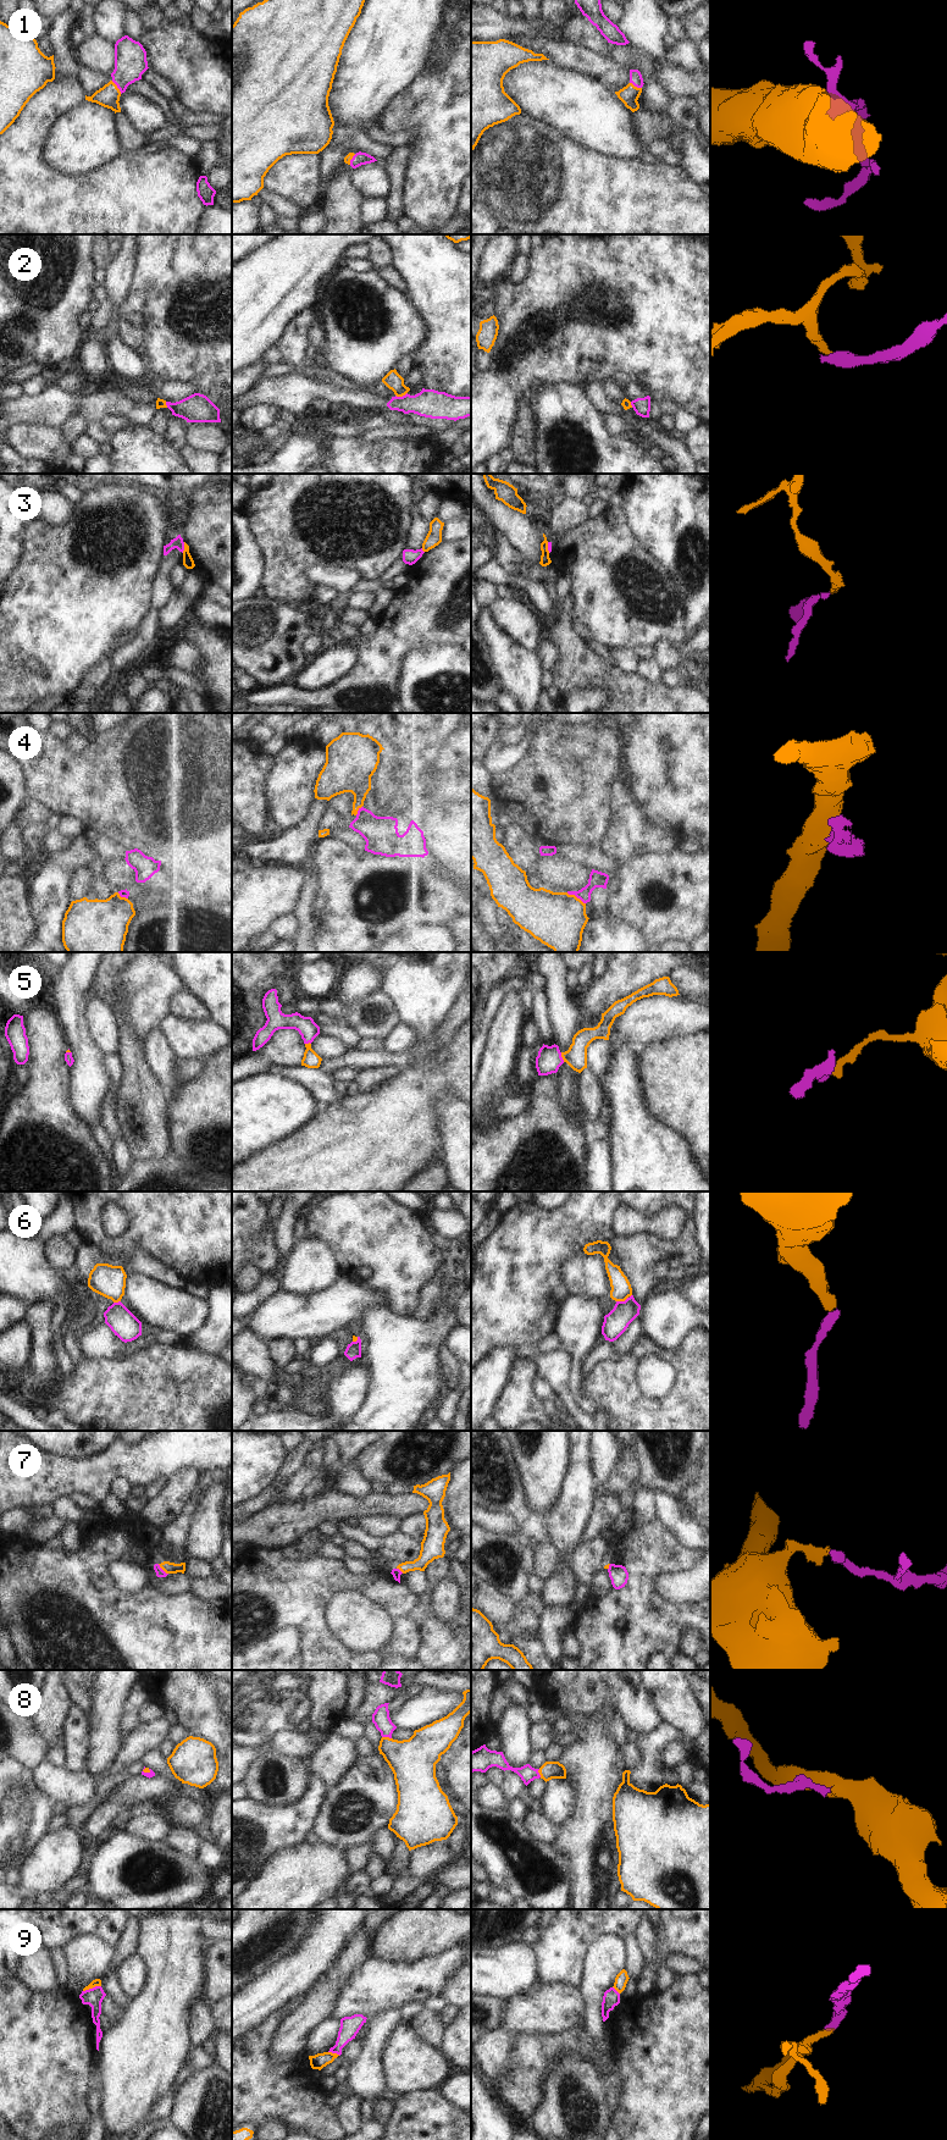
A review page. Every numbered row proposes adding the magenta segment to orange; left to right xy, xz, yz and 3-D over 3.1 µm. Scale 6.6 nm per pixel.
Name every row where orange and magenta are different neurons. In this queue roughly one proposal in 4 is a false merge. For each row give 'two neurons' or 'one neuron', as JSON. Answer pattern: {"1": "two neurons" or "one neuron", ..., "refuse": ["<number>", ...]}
{"1": "one neuron", "2": "two neurons", "3": "two neurons", "4": "two neurons", "5": "one neuron", "6": "two neurons", "7": "two neurons", "8": "one neuron", "9": "two neurons", "refuse": ["2", "3", "4", "6", "7", "9"]}

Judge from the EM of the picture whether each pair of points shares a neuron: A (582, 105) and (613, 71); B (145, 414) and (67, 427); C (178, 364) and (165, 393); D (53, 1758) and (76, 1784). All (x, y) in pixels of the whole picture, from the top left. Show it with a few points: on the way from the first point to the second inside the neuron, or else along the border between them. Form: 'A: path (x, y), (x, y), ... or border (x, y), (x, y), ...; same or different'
A: border (576, 70), (582, 75), (597, 78), (614, 93); different
B: border (88, 420), (79, 414), (72, 414), (60, 426); different
C: border (164, 381), (192, 383), (195, 392); different
D: border (45, 1760), (54, 1765), (64, 1767); different

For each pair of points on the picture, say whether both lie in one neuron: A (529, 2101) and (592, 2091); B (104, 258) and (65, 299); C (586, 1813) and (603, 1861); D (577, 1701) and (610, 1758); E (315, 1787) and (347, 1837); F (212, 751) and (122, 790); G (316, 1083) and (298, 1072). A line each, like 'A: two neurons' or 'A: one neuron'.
A: two neurons
B: two neurons
C: one neuron
D: two neurons
E: two neurons
F: one neuron
G: one neuron

